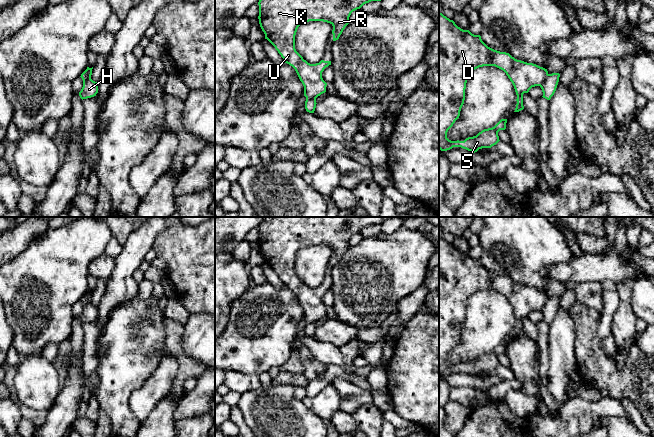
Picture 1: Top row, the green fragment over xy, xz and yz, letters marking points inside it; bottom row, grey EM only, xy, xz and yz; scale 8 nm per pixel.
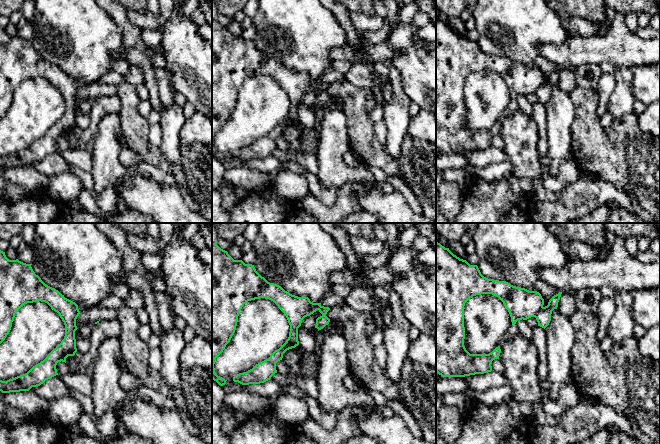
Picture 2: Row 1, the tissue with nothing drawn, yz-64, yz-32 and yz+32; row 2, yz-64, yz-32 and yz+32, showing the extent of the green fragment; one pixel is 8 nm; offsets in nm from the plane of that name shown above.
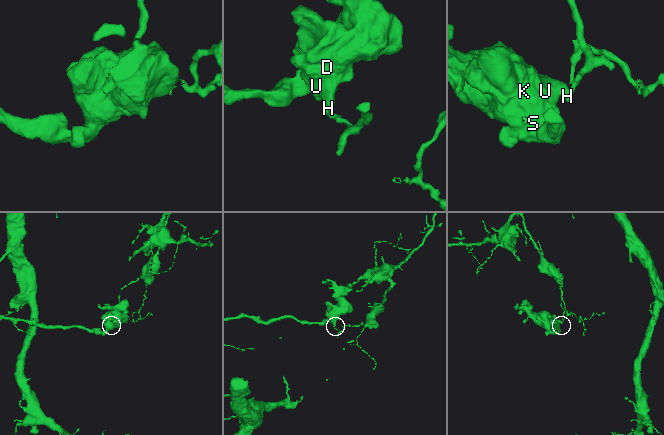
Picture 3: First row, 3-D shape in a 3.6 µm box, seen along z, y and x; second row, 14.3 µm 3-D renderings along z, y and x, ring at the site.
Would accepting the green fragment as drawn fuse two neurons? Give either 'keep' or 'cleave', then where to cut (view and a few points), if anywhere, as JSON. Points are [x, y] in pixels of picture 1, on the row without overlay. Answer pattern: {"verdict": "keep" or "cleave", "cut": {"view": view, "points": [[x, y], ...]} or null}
{"verdict": "cleave", "cut": {"view": "yz", "points": [[548, 298], [539, 309]]}}

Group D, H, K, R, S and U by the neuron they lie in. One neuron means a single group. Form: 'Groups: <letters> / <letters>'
Groups: D K R S U / H

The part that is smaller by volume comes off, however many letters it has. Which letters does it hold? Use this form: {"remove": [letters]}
{"remove": ["D", "K", "R", "S", "U"]}

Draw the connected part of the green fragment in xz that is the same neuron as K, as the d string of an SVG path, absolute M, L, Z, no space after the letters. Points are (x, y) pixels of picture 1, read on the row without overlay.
M264 217L259 224L259 248L284 286L292 290L304 310L306 324L326 316L322 296L331 285L310 288L296 275L295 259L300 249L323 245L333 250L333 265L350 247L351 237L371 225L392 217Z

